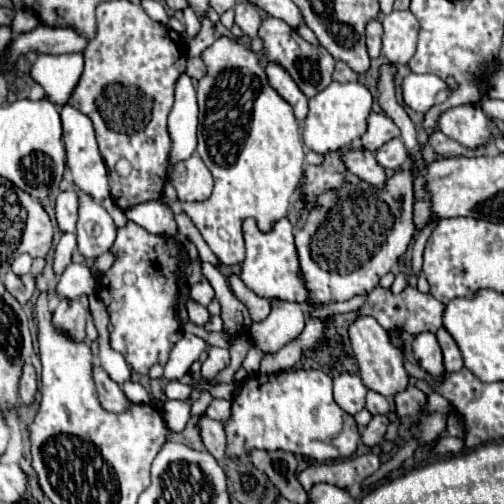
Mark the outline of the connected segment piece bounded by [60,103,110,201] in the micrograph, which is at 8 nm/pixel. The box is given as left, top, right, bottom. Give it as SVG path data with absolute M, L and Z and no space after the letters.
M64 105L62 111L60 111L60 121L62 121L62 139L64 139L64 149L66 149L66 163L68 163L68 169L72 173L72 179L74 179L74 185L92 195L94 199L102 201L106 197L110 197L110 181L108 181L108 171L106 171L106 165L104 165L104 159L100 157L100 151L98 151L98 145L96 145L96 137L94 137L94 127L92 127L92 121L76 111L72 105Z

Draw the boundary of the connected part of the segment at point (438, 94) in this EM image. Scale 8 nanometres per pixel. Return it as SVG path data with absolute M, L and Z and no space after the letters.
M410 73L402 83L402 95L410 109L426 113L430 107L446 101L450 97L450 87L444 79L436 75Z

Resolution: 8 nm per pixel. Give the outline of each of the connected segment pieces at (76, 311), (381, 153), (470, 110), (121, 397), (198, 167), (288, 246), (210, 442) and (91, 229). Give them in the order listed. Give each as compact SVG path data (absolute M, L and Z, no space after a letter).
M64 299L58 303L58 307L52 315L52 325L58 331L64 331L70 339L86 341L86 331L84 331L86 317L88 317L88 311L78 299L74 299L74 301Z
M390 139L376 151L378 163L386 169L398 169L406 161L406 157L408 157L408 153L400 139Z
M460 105L440 115L440 131L466 149L484 147L492 135L480 105Z
M94 367L94 381L96 381L96 389L98 389L98 397L100 397L100 403L106 411L112 411L112 413L124 413L132 403L128 401L128 397L124 395L122 387L112 381L108 377L108 373L102 369L102 367Z
M196 153L180 163L174 163L168 179L176 187L180 201L204 201L210 197L214 187L212 173Z
M246 219L242 225L244 231L244 247L246 247L246 257L240 263L240 279L260 297L264 299L284 299L284 301L306 301L308 291L304 289L300 281L300 271L298 271L298 255L294 247L294 235L292 235L292 225L290 221L278 219L272 225L272 231L260 231L256 227L254 219Z
M208 417L200 419L200 435L202 441L206 445L206 449L218 459L222 461L226 457L226 435L224 435L224 427L220 421L212 421Z
M80 195L80 219L78 219L78 251L92 259L102 253L106 253L116 239L116 225L112 217L106 213L106 209L100 203L94 203L92 197Z

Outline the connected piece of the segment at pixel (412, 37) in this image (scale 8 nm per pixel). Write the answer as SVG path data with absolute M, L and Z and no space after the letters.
M392 11L382 19L382 53L392 63L408 63L416 51L416 37L420 25L410 11Z

